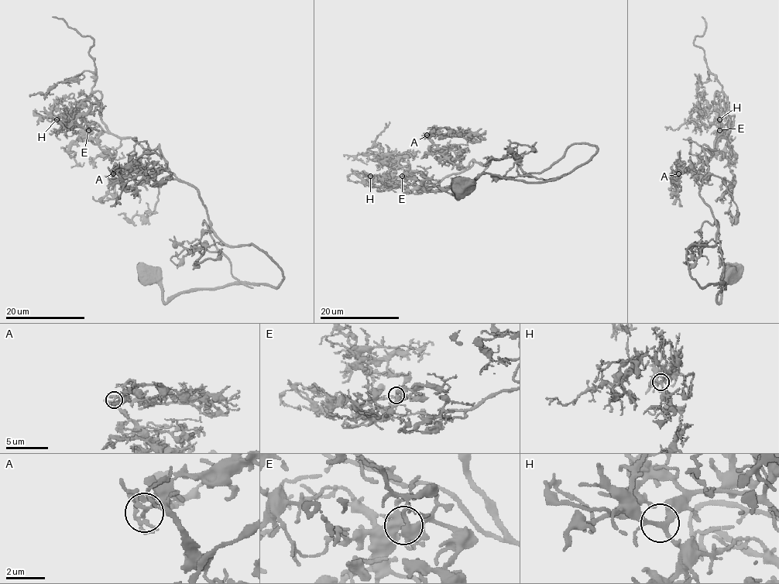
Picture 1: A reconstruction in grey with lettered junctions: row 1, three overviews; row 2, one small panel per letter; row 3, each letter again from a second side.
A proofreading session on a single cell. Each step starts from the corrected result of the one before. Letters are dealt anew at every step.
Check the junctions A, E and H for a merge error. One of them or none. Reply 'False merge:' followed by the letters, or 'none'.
False merge: none

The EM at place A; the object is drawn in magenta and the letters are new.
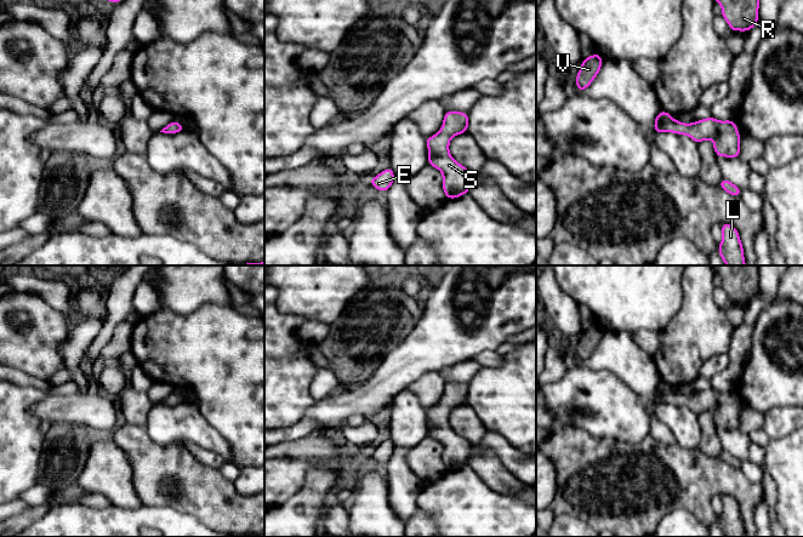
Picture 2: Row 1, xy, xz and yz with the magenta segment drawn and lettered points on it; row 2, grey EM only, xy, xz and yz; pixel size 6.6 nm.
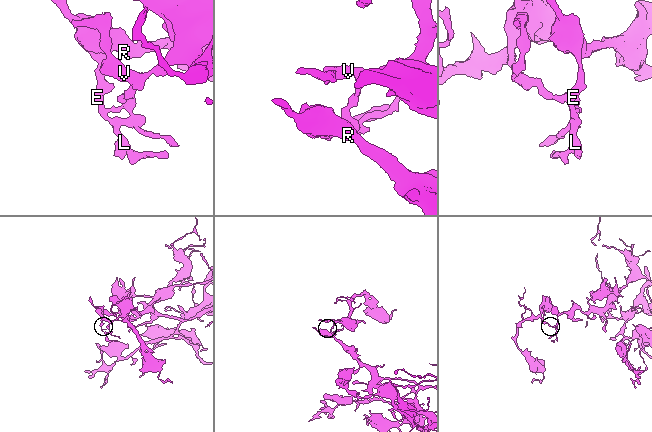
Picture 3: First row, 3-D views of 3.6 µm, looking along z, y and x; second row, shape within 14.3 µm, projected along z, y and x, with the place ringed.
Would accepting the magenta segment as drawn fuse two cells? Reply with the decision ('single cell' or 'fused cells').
single cell

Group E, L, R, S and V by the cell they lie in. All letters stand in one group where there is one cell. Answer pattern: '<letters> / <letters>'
E L R S V

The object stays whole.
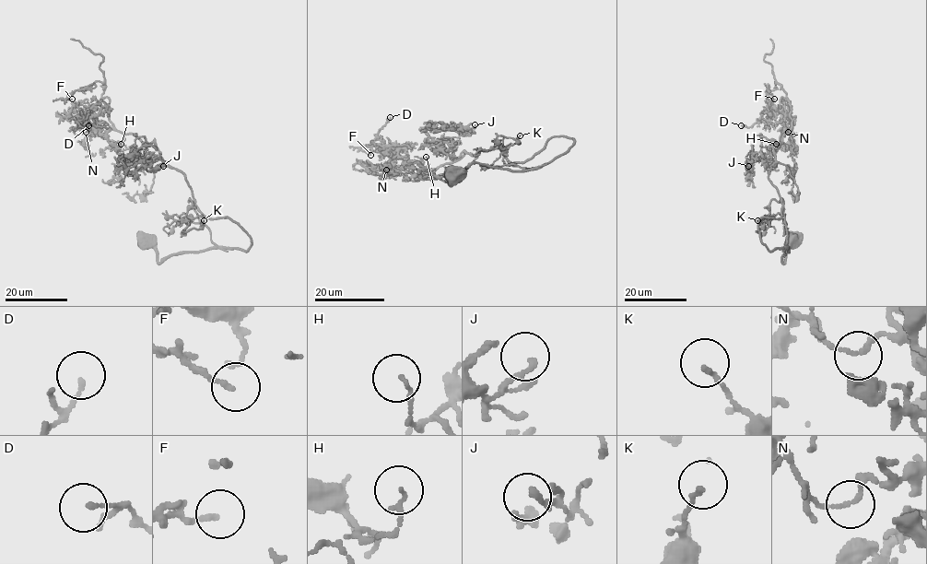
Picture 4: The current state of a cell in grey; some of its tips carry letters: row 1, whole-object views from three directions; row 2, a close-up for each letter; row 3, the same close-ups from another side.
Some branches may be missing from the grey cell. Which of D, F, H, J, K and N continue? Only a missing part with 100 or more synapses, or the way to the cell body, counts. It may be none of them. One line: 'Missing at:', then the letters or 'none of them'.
Missing at: none of them

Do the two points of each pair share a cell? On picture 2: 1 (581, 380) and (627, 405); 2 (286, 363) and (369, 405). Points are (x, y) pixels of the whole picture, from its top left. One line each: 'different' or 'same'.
1: same
2: different

